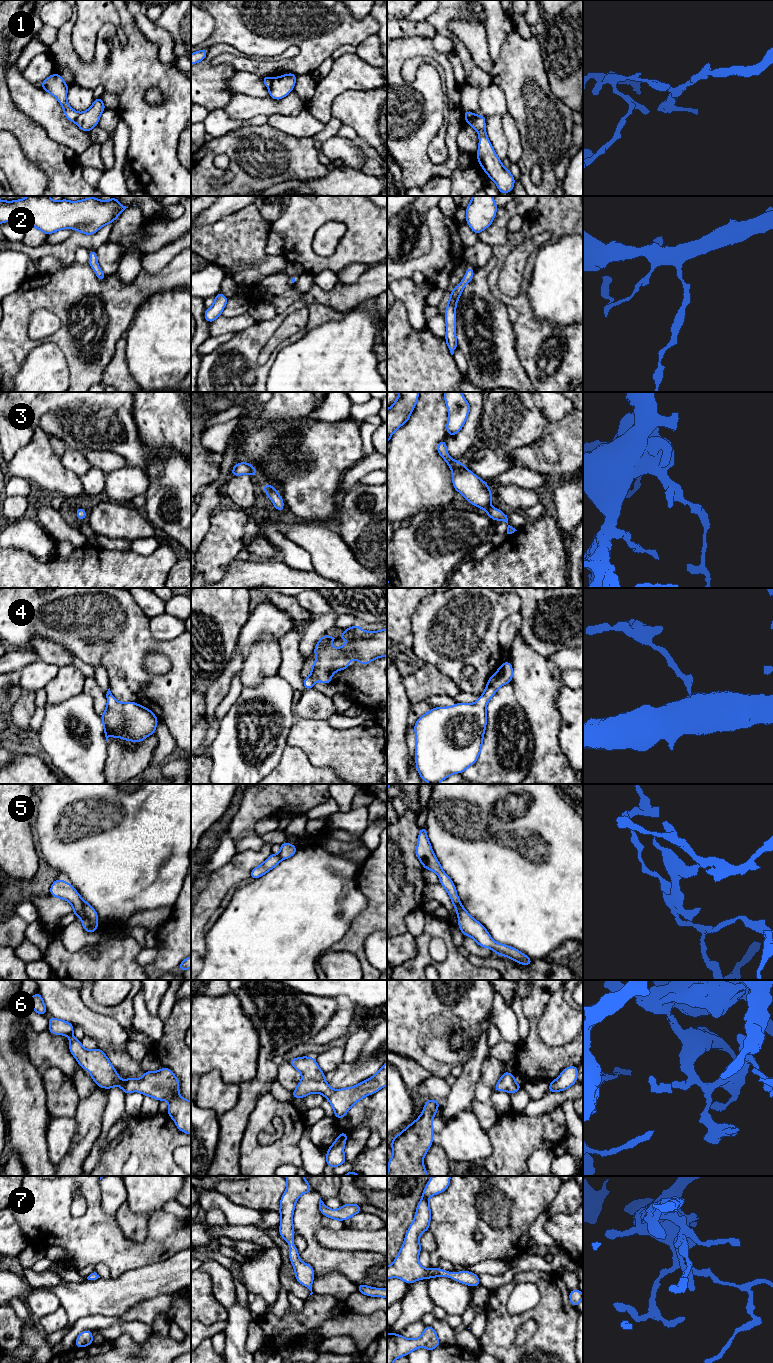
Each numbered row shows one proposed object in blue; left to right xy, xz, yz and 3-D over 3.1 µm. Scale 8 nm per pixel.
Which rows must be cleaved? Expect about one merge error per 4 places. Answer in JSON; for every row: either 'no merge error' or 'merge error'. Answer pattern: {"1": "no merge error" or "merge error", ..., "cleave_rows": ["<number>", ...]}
{"1": "merge error", "2": "no merge error", "3": "no merge error", "4": "no merge error", "5": "merge error", "6": "no merge error", "7": "no merge error", "cleave_rows": ["1", "5"]}

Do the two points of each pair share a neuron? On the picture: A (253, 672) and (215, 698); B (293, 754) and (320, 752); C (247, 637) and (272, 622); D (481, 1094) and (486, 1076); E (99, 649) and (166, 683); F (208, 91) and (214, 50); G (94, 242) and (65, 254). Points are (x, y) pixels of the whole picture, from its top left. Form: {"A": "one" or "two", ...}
{"A": "two", "B": "two", "C": "one", "D": "one", "E": "one", "F": "one", "G": "one"}

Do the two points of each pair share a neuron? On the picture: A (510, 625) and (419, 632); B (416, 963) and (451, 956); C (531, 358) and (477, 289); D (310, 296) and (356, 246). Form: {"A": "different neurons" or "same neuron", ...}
{"A": "different neurons", "B": "same neuron", "C": "different neurons", "D": "different neurons"}

